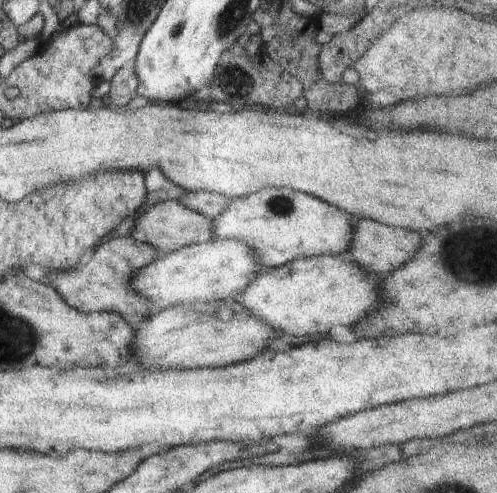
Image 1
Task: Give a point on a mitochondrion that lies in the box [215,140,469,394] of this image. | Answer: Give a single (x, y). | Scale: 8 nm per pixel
(282, 205)

